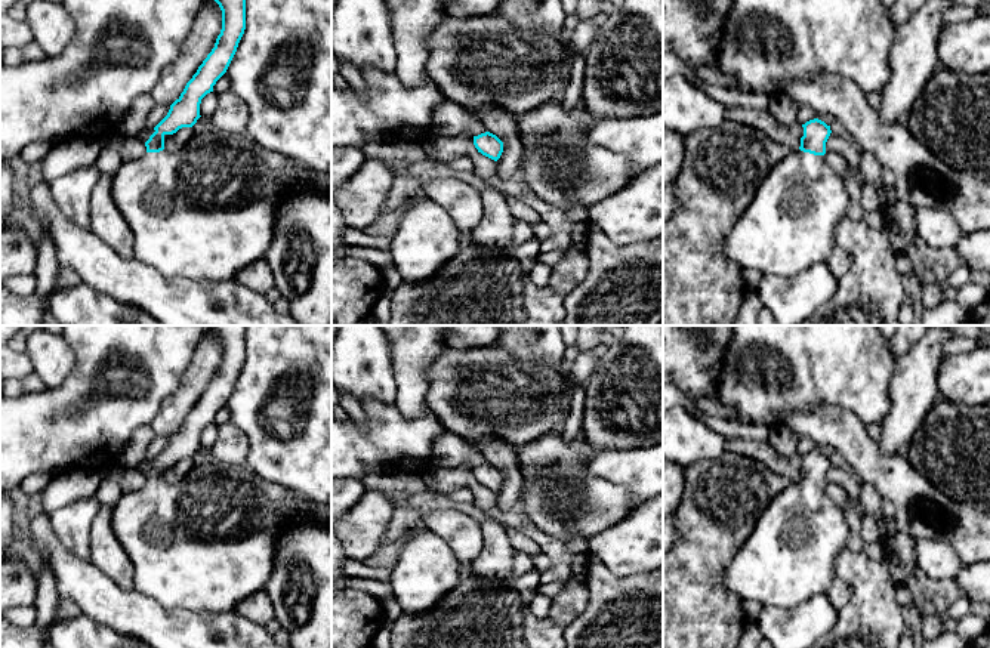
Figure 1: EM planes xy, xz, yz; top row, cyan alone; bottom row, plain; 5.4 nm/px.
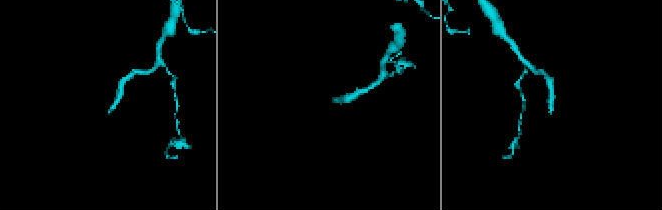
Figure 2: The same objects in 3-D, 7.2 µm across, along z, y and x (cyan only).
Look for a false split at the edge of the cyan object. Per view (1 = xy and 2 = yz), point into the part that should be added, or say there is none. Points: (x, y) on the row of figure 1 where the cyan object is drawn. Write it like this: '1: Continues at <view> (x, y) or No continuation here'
1: Continues at xy (206, 212)
2: Continues at yz (789, 225)

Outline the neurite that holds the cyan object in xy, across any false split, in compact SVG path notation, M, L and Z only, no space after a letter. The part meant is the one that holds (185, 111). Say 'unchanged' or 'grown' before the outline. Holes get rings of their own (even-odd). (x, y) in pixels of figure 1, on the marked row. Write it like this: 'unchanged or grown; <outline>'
grown; M215 0L222 10L222 30L215 47L186 83L167 115L145 142L147 152L124 161L111 178L114 204L133 232L133 257L164 277L195 281L232 280L246 266L265 259L272 243L278 204L290 188L314 185L331 194L331 175L308 169L272 151L247 132L207 129L176 152L164 149L164 136L192 127L201 99L226 72L246 30L246 0Z

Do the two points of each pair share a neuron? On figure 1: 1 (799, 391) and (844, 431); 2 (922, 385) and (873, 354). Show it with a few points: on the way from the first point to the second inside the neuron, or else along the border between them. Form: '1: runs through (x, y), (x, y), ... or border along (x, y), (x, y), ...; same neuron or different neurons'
1: border along (851, 412), (817, 406), (811, 412), (783, 413); different neurons
2: border along (897, 360), (890, 382), (890, 401); different neurons

